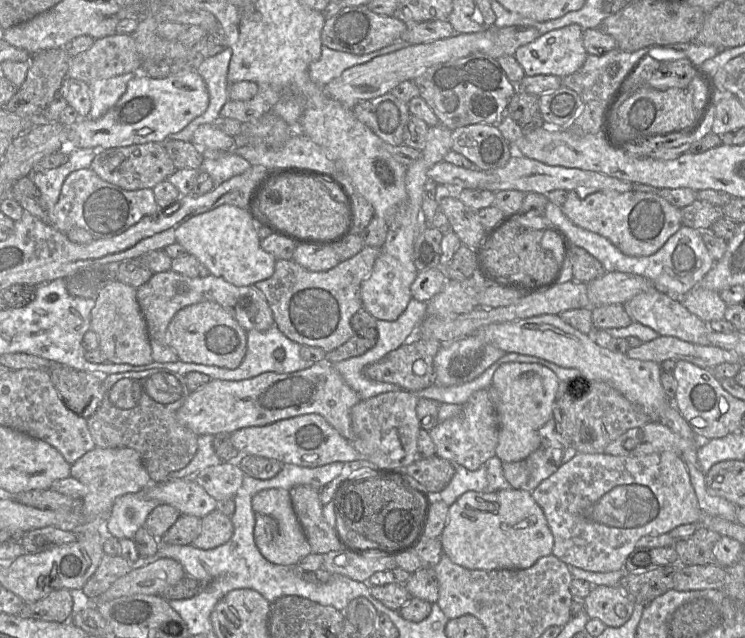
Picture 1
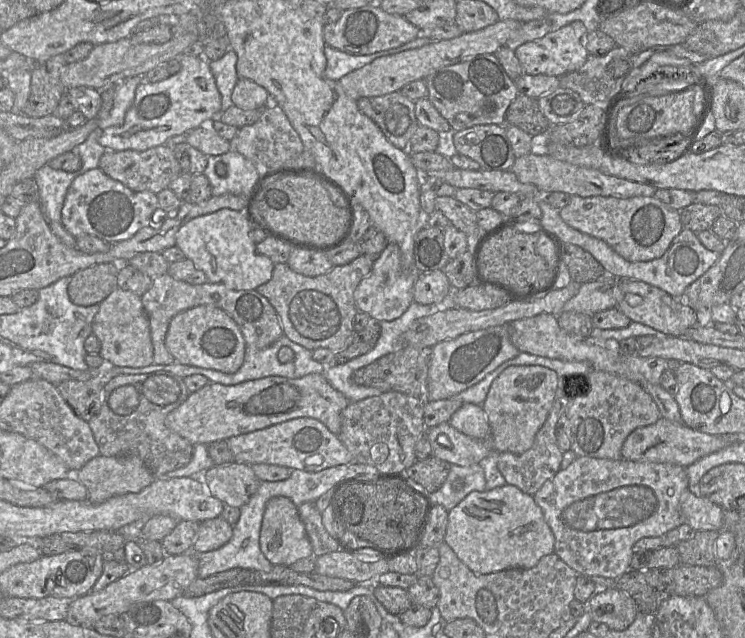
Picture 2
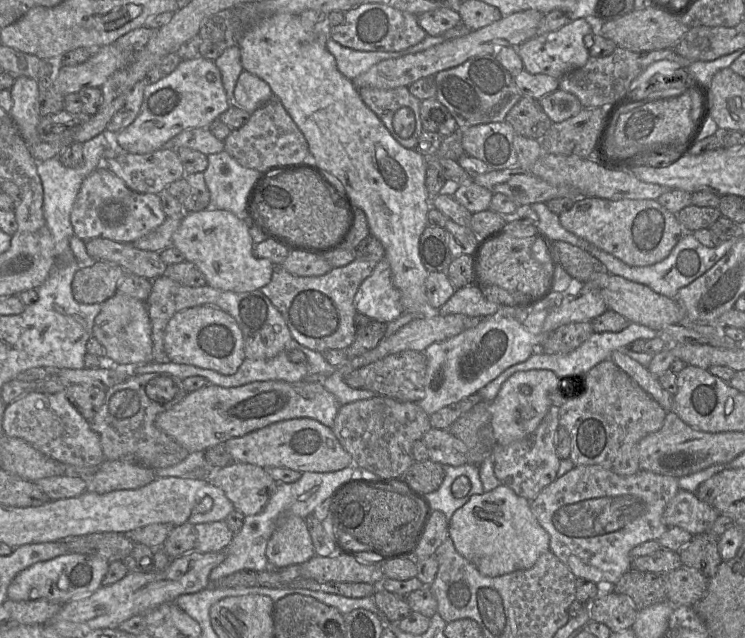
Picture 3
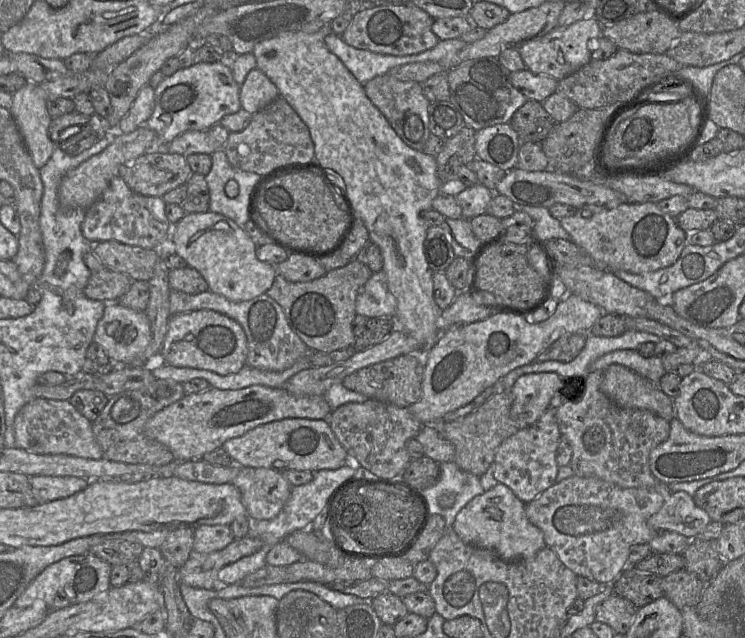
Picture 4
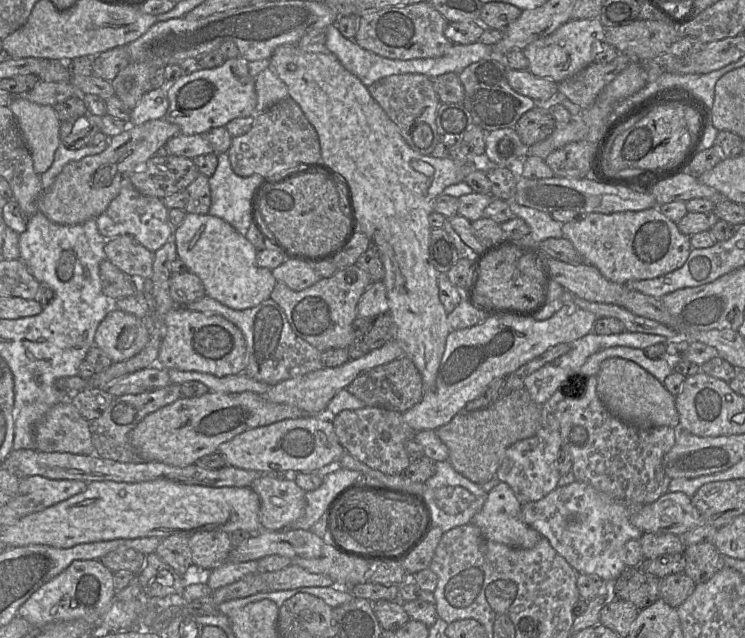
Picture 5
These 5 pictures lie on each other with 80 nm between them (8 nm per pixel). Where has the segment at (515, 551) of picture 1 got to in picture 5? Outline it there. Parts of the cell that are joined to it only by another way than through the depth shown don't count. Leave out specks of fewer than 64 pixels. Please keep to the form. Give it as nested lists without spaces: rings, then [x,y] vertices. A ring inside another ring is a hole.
[[[500,482],[485,497],[481,510],[471,523],[491,541],[514,548],[531,549],[542,535],[521,518],[522,504],[511,487]]]

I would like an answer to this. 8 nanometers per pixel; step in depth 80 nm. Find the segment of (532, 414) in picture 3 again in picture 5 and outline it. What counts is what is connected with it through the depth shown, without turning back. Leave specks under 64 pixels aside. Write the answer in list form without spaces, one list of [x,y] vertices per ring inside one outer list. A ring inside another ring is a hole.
[[[549,363],[529,375],[524,382],[524,388],[531,398],[539,405],[545,405],[548,399],[557,391],[569,396],[581,394],[583,388],[576,385],[577,377],[554,363]]]

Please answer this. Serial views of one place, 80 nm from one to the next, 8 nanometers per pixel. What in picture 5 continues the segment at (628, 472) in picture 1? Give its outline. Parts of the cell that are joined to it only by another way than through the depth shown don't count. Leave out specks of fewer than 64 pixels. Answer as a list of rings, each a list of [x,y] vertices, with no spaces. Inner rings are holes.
[[[575,480],[573,483],[556,487],[544,498],[523,503],[522,520],[549,540],[551,546],[578,572],[596,575],[603,581],[615,580],[626,567],[624,545],[629,540],[639,540],[643,532],[631,524],[630,516],[636,509],[630,509],[609,495],[594,487]]]

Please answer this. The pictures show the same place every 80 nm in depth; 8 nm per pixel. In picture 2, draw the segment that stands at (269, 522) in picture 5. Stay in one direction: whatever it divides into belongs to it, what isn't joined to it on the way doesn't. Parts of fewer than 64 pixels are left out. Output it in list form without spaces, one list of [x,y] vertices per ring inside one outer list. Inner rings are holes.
[[[238,462],[212,466],[199,477],[213,497],[236,508],[245,505],[260,485],[251,466]]]

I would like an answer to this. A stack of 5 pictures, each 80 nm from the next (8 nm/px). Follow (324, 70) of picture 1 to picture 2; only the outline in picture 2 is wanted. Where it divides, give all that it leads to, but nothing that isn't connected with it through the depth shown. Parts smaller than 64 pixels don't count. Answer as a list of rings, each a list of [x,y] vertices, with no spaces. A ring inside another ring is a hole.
[[[418,36],[416,39],[397,48],[379,51],[369,55],[348,54],[325,44],[324,53],[327,64],[324,71],[324,76],[327,79],[338,81],[346,74],[362,68],[377,58],[419,48],[432,42],[433,41],[430,38]]]

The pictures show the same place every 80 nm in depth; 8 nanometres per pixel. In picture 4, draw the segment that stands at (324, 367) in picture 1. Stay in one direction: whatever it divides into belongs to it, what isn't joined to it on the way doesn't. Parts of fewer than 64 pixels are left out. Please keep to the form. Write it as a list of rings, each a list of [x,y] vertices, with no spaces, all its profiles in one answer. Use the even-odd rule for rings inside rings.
[[[252,385],[238,390],[209,387],[199,393],[185,394],[178,401],[157,412],[146,422],[145,434],[165,445],[173,453],[176,461],[191,461],[202,459],[205,453],[221,447],[225,441],[240,437],[257,426],[289,418],[327,420],[331,413],[332,409],[324,396],[295,396],[284,388],[263,385]]]

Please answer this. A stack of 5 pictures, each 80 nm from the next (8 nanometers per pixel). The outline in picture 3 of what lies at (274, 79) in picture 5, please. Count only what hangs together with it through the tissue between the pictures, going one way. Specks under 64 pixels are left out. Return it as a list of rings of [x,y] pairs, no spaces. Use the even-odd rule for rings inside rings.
[[[243,70],[234,89],[234,98],[238,107],[252,114],[260,106],[271,101],[273,93],[264,80]]]

